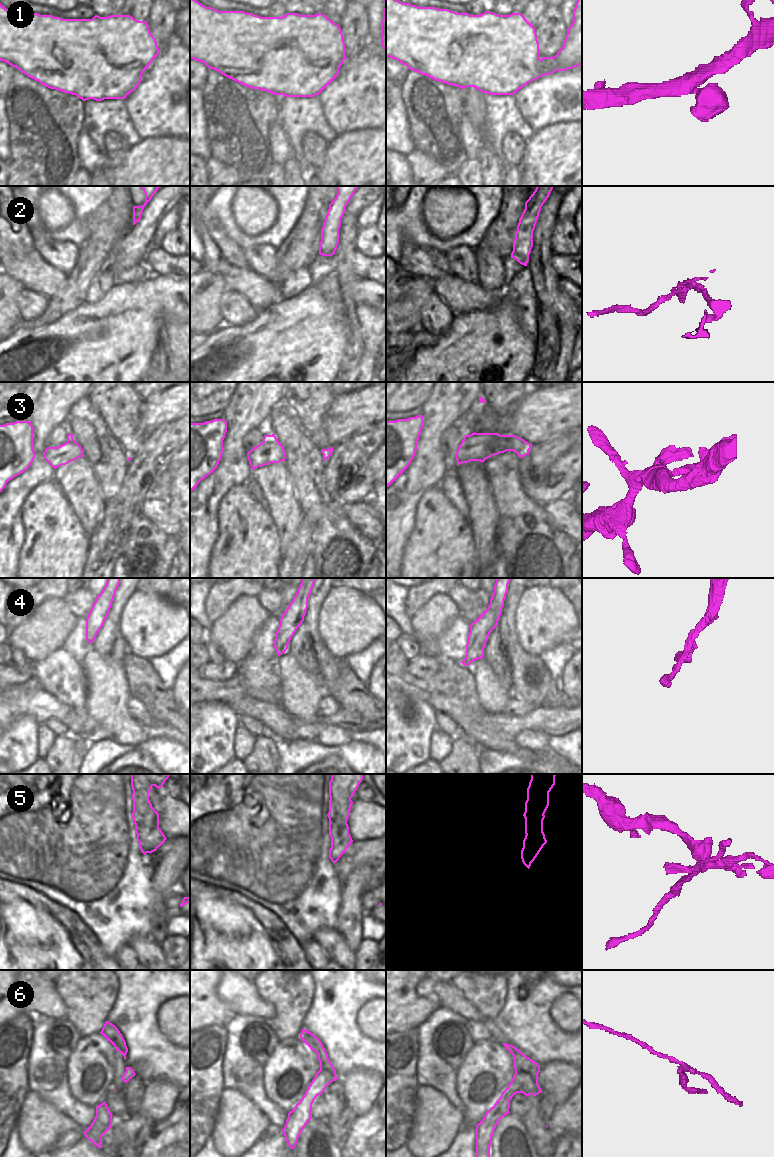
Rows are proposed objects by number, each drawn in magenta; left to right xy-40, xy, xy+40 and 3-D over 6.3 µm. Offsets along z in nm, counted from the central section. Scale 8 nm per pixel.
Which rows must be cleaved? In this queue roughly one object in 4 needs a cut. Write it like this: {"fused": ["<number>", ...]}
{"fused": ["2", "5", "6"]}

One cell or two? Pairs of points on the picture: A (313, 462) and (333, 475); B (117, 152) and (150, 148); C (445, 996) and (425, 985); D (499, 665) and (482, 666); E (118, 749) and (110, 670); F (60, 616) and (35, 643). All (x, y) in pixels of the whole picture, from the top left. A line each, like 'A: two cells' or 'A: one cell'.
A: two cells
B: two cells
C: one cell
D: two cells
E: two cells
F: one cell

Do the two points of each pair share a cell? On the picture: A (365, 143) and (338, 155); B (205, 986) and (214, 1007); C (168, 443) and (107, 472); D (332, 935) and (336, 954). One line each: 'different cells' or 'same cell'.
A: same cell
B: same cell
C: different cells
D: same cell

